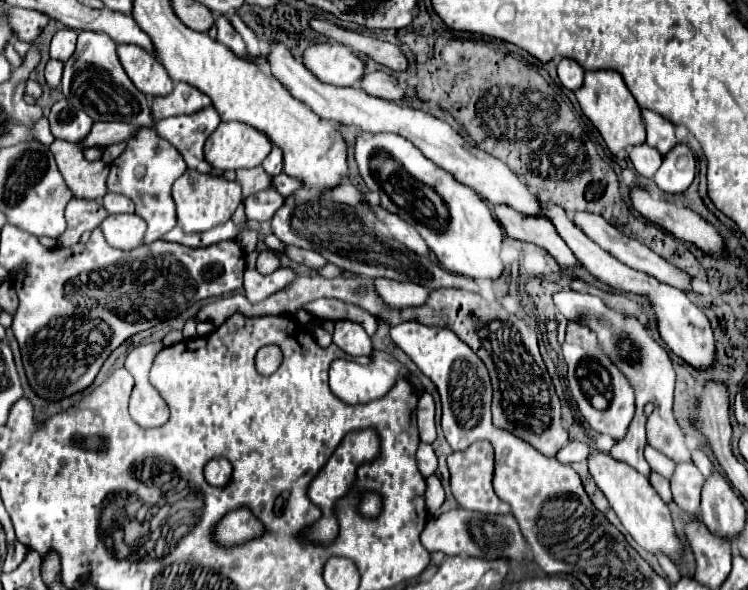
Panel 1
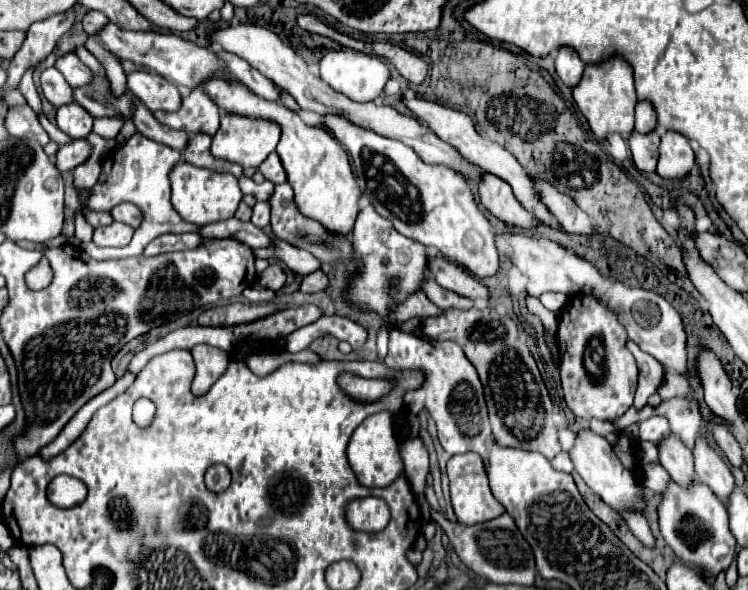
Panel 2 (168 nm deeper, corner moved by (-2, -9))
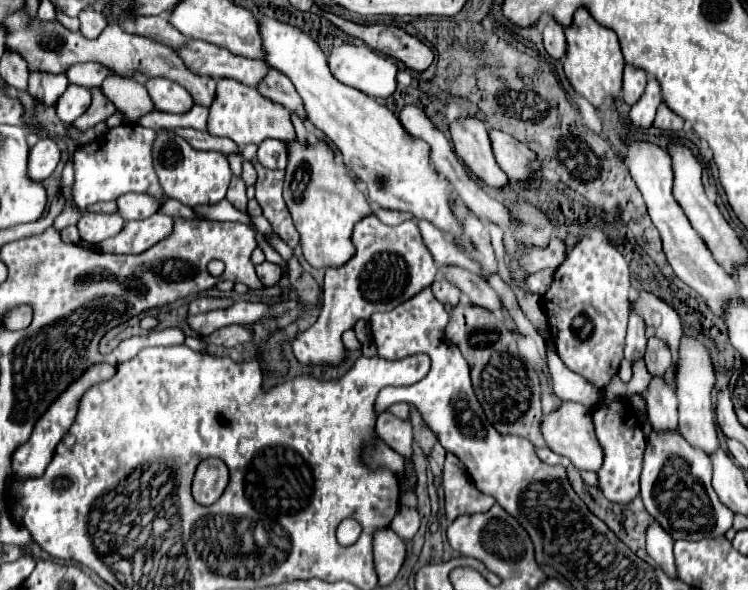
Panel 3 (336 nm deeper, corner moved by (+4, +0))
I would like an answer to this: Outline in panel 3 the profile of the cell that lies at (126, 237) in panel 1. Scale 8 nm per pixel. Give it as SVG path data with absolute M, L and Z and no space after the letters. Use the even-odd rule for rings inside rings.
M85 212L77 222L81 240L85 240L89 244L99 244L99 242L103 242L107 238L117 236L117 232L121 232L123 226L125 226L125 222L121 220L119 214Z

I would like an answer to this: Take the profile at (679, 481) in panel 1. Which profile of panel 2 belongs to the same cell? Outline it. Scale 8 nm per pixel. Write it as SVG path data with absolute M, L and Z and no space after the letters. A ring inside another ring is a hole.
M669 433L657 445L657 449L659 449L659 461L667 469L671 479L677 481L679 485L687 487L695 479L691 449L687 449L687 445L683 445L683 441L679 441L679 437L675 437L675 433Z

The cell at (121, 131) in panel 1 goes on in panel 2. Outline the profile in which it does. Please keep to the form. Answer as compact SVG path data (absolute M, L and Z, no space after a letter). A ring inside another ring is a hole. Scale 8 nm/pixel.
M77 139L69 145L59 147L59 151L55 153L55 167L65 173L65 171L73 171L79 163L83 163L89 157L91 145L85 139Z

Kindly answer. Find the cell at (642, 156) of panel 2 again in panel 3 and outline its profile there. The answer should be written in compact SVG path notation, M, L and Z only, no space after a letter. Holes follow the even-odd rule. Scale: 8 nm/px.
M647 76L647 78L649 78L649 84L647 84L641 100L629 112L631 124L635 128L643 128L643 130L647 130L647 128L653 126L657 108L661 104L661 88L659 88L657 80L653 76Z

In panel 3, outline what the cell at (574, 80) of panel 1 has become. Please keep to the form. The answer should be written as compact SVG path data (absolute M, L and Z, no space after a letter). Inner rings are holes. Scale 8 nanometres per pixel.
M549 20L543 30L543 44L545 44L545 50L551 58L563 60L567 54L567 40L565 40L563 26L557 24L555 20Z

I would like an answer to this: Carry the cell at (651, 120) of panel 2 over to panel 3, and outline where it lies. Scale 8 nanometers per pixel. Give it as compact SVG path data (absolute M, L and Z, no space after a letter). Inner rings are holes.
M627 64L625 72L623 72L623 100L633 106L645 92L645 86L647 86L647 74L639 68L633 68Z

